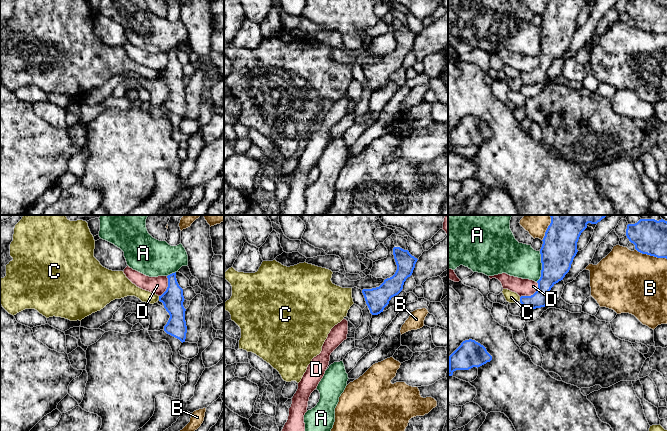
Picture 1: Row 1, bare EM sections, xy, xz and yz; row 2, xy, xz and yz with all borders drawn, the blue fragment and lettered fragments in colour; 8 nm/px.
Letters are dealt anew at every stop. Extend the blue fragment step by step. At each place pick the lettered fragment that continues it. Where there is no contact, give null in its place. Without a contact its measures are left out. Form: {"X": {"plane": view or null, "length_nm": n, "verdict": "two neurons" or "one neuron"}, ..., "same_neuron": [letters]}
{"A": {"plane": "yz", "length_nm": 260, "verdict": "two neurons"}, "B": {"plane": "yz", "length_nm": 260, "verdict": "two neurons"}, "C": {"plane": "xy", "length_nm": 30, "verdict": "two neurons"}, "D": {"plane": "yz", "length_nm": 190, "verdict": "two neurons"}, "same_neuron": []}

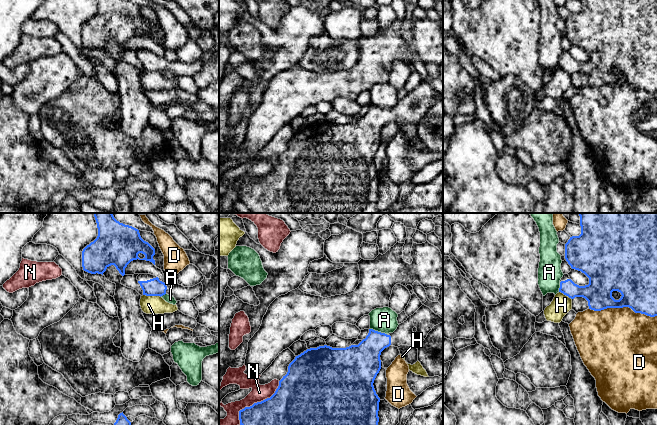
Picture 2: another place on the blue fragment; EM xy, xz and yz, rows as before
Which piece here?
{"A": {"plane": "xz", "length_nm": 140, "verdict": "two neurons"}, "D": {"plane": "yz", "length_nm": 550, "verdict": "two neurons"}, "H": {"plane": "xy", "length_nm": 150, "verdict": "two neurons"}, "N": {"plane": "xz", "length_nm": 480, "verdict": "two neurons"}, "same_neuron": []}

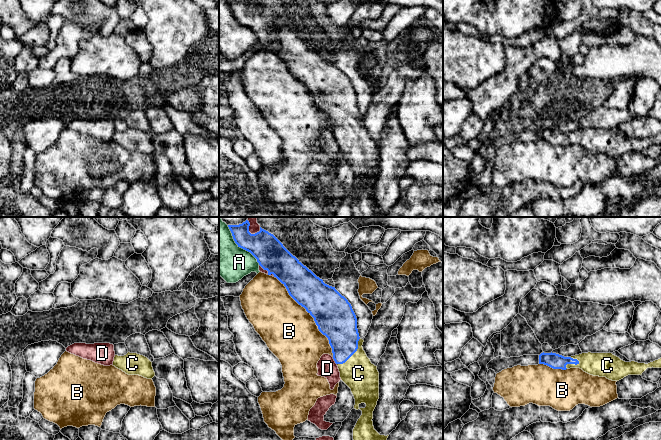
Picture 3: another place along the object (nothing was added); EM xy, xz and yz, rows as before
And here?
{"A": {"plane": "xz", "length_nm": 420, "verdict": "two neurons"}, "B": {"plane": "xz", "length_nm": 800, "verdict": "two neurons"}, "C": {"plane": "xz", "length_nm": 280, "verdict": "one neuron"}, "D": {"plane": "xz", "length_nm": 70, "verdict": "two neurons"}, "same_neuron": ["C"]}

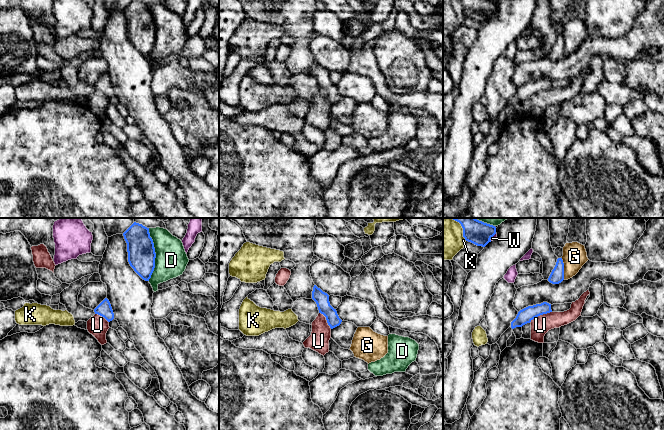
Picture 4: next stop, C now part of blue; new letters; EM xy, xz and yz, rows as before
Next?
{"D": {"plane": "xy", "length_nm": 420, "verdict": "two neurons"}, "G": {"plane": "yz", "length_nm": 180, "verdict": "two neurons"}, "K": {"plane": "yz", "length_nm": 220, "verdict": "two neurons"}, "U": {"plane": "yz", "length_nm": 200, "verdict": "two neurons"}, "W": {"plane": "yz", "length_nm": 80, "verdict": "two neurons"}, "same_neuron": []}

